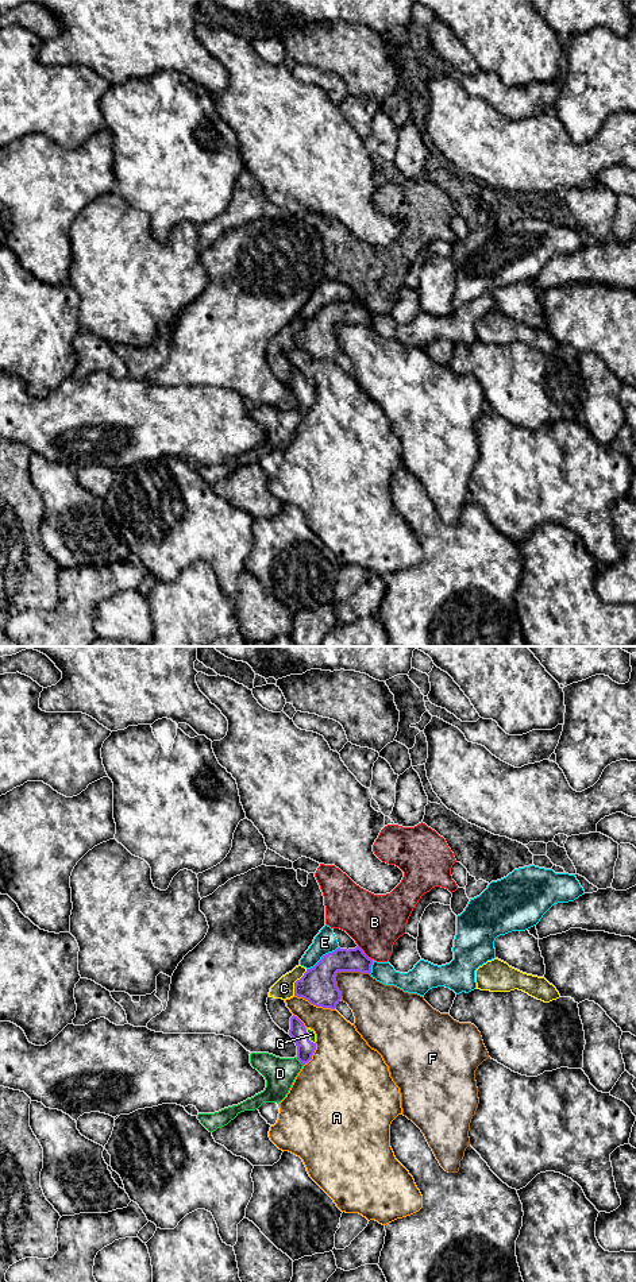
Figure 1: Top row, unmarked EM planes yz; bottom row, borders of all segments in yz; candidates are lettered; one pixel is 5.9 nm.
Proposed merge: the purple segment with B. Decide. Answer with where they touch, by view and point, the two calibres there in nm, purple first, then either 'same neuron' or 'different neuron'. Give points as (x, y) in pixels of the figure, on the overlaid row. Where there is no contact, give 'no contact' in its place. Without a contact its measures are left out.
yz (363, 953) | 140/320 nm | different neuron

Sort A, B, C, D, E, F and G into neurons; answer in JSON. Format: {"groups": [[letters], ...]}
{"groups": [["A"], ["B"], ["C"], ["D", "G"], ["E"], ["F"]]}

